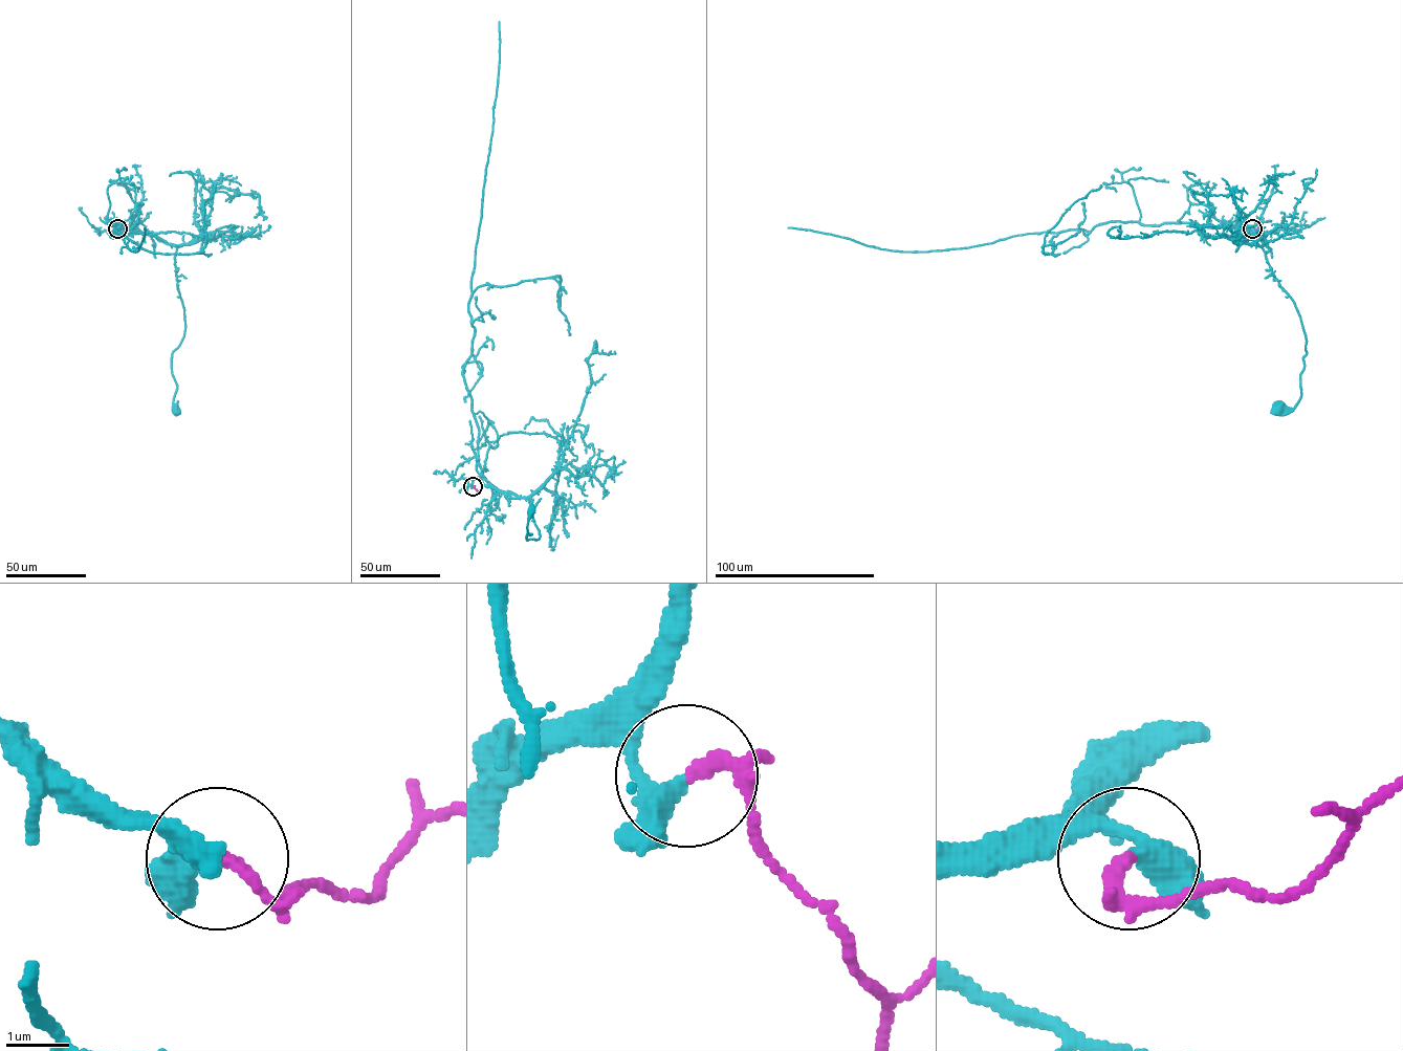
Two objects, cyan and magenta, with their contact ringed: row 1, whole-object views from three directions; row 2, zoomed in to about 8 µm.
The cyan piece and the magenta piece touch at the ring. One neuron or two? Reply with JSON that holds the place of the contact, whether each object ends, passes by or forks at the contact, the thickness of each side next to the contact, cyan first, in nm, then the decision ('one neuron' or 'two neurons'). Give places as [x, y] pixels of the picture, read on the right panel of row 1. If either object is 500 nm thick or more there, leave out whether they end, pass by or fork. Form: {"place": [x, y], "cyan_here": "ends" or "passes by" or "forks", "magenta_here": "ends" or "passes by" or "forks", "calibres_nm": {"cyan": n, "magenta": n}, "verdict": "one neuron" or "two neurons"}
{"place": [1252, 228], "cyan_here": "passes by", "magenta_here": "ends", "calibres_nm": {"cyan": 320, "magenta": 200}, "verdict": "one neuron"}

